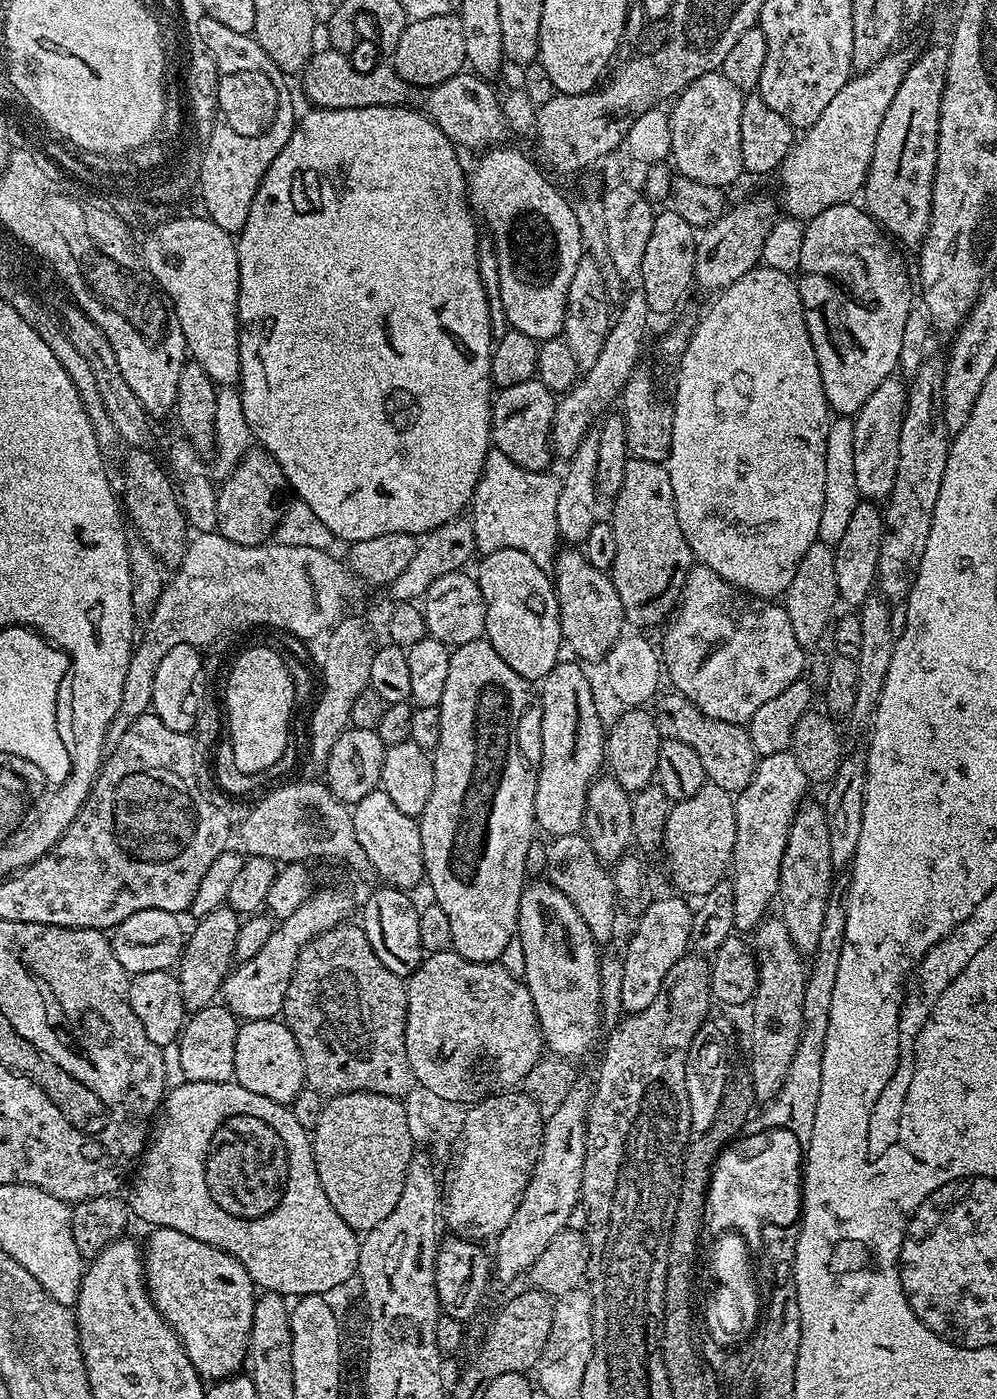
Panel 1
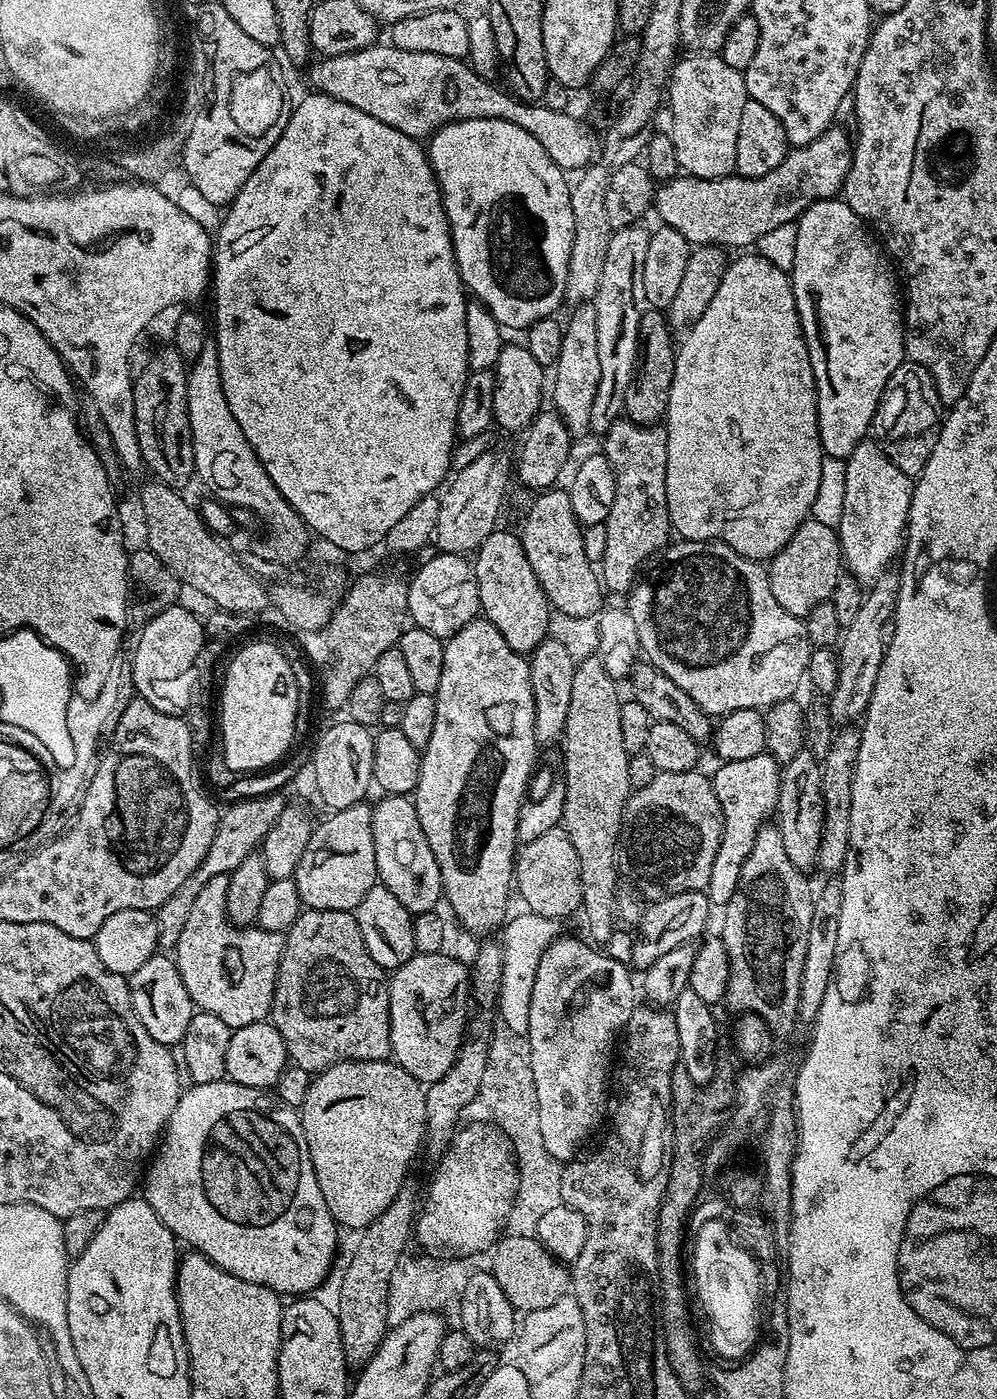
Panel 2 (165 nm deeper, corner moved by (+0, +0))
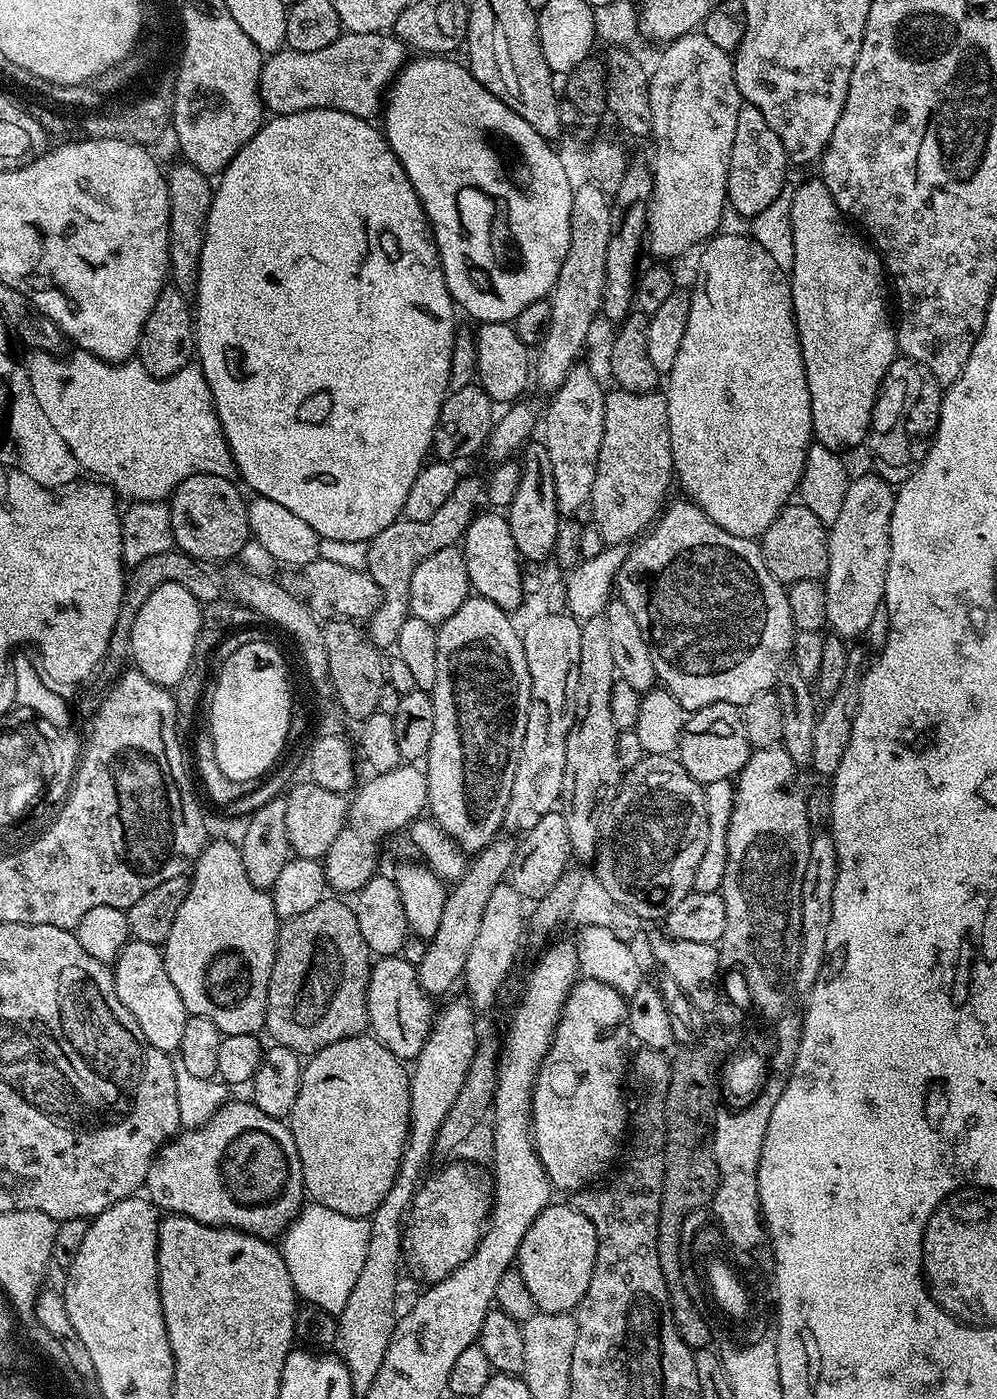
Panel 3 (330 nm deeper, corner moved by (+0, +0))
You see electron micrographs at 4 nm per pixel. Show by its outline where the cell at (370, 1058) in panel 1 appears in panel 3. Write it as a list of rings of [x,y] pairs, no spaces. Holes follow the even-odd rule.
[[[325,898],[306,914],[283,921],[276,934],[276,957],[270,970],[264,1028],[275,1043],[307,1058],[342,1038],[361,1035],[368,1028],[368,983],[374,960],[358,930],[358,918],[351,903]]]

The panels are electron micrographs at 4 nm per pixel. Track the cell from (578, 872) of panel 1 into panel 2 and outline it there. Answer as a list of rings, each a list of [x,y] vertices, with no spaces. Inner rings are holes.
[[[562,826],[546,830],[546,834],[534,838],[516,853],[514,865],[514,888],[524,899],[523,907],[542,918],[563,921],[563,916],[572,916],[581,911],[582,874],[578,866],[578,853],[570,843],[570,834]]]

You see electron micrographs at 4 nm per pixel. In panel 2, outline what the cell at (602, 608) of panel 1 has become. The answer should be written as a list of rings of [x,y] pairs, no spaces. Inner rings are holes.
[[[563,487],[541,491],[524,516],[524,529],[518,535],[526,550],[526,562],[542,586],[555,611],[574,616],[595,616],[601,611],[602,580],[583,549],[582,526],[570,510],[570,498]]]

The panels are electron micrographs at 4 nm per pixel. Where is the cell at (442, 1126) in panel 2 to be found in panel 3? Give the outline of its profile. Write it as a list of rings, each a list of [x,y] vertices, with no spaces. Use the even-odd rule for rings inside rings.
[[[510,882],[494,886],[490,899],[486,902],[486,911],[482,913],[482,923],[478,934],[466,958],[466,966],[462,977],[462,988],[465,988],[466,999],[473,1009],[488,1008],[496,1000],[504,979],[512,972],[516,964],[516,955],[522,951],[526,927],[525,901],[514,890]]]

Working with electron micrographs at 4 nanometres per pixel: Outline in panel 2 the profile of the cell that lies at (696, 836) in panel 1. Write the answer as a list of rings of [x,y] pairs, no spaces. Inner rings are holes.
[[[700,770],[682,774],[657,772],[646,786],[629,795],[624,807],[618,845],[619,871],[623,875],[625,872],[633,880],[635,891],[649,901],[679,892],[704,892],[723,829],[722,806],[718,806],[718,794],[714,794],[707,775],[703,776]]]

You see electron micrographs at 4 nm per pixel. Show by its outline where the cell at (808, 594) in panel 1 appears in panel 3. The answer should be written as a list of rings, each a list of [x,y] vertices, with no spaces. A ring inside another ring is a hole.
[[[790,502],[759,537],[760,553],[770,574],[787,586],[803,580],[820,580],[828,572],[829,529],[804,504]]]

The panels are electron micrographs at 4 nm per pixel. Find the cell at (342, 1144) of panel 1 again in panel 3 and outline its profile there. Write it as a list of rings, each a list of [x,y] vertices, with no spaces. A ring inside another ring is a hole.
[[[371,1034],[342,1038],[307,1057],[306,1063],[300,1070],[300,1089],[298,1090],[298,1098],[294,1098],[290,1127],[294,1134],[294,1146],[298,1146],[298,1158],[302,1162],[304,1190],[315,1203],[330,1206],[330,1210],[338,1210],[338,1214],[346,1214],[350,1218],[358,1218],[359,1216],[371,1218],[378,1210],[379,1204],[386,1198],[386,1194],[390,1193],[395,1175],[398,1174],[404,1143],[407,1141],[408,1128],[411,1126],[411,1082],[409,1077],[410,1072],[405,1061],[396,1057],[382,1041]]]

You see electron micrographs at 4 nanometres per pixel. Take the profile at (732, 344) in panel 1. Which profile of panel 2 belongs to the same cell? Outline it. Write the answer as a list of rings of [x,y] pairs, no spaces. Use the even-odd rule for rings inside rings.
[[[740,254],[735,261],[729,263],[727,270],[722,274],[722,282],[718,282],[718,291],[714,294],[714,298],[710,302],[710,306],[706,306],[706,310],[702,314],[702,318],[698,318],[693,322],[692,327],[687,329],[684,341],[679,341],[676,350],[676,365],[674,366],[674,382],[670,386],[670,402],[668,403],[668,415],[666,417],[666,431],[668,433],[668,457],[666,458],[666,506],[668,507],[668,521],[672,523],[675,535],[685,540],[721,540],[726,546],[730,546],[738,554],[742,554],[751,560],[759,560],[761,562],[771,561],[773,556],[778,554],[778,550],[782,550],[782,546],[786,546],[786,542],[790,542],[790,538],[794,534],[794,530],[798,530],[798,526],[809,519],[812,507],[814,506],[814,497],[818,495],[818,482],[822,478],[822,462],[824,461],[824,448],[820,444],[820,435],[818,434],[818,410],[816,409],[816,383],[814,382],[814,370],[810,366],[810,354],[806,346],[806,338],[804,331],[800,325],[800,315],[798,314],[798,306],[794,302],[794,290],[792,289],[792,281],[789,273],[774,266],[768,262],[766,258],[759,254]]]

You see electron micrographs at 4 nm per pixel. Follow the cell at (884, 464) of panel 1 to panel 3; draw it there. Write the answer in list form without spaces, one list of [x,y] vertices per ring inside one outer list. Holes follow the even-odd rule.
[[[878,474],[872,476],[860,476],[849,479],[848,489],[846,490],[846,499],[842,501],[842,511],[838,513],[838,518],[830,526],[828,534],[828,572],[822,577],[822,583],[826,590],[826,618],[828,619],[827,627],[831,629],[837,636],[851,638],[863,637],[864,631],[870,626],[870,618],[874,618],[874,610],[878,610],[884,603],[884,587],[886,586],[886,570],[890,562],[890,514],[894,510],[894,502],[896,501],[896,492],[893,485],[886,483]]]

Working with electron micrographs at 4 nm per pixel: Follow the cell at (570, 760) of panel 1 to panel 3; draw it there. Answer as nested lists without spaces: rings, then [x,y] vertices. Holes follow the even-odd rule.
[[[494,838],[482,851],[471,857],[460,879],[448,888],[446,907],[442,910],[442,919],[437,933],[426,943],[426,954],[422,962],[416,965],[416,977],[422,990],[433,998],[447,997],[452,987],[461,983],[466,958],[470,955],[474,938],[482,923],[482,913],[486,911],[486,902],[494,891],[494,886],[505,883],[511,873],[517,841],[512,838],[500,840]]]

